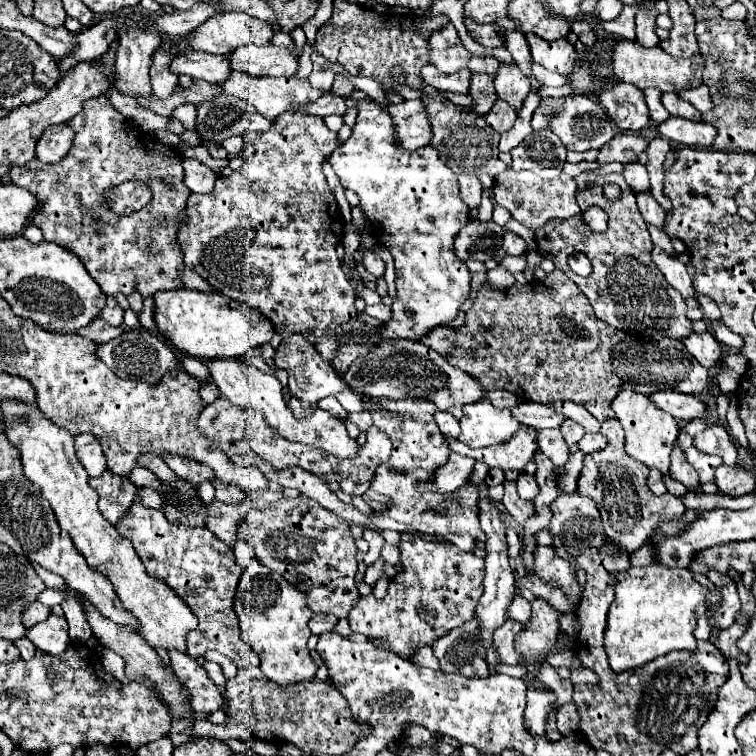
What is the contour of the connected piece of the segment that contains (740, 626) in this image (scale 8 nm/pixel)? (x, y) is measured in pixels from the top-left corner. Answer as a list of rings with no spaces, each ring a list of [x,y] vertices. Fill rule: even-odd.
[[[734,623],[732,627],[726,627],[726,629],[716,629],[714,635],[712,635],[712,641],[714,645],[724,653],[724,657],[736,657],[740,663],[746,663],[746,655],[738,649],[738,639],[744,635],[748,623]]]

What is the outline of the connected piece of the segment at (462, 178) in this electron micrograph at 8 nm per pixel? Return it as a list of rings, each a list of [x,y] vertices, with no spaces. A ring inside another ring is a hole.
[[[460,173],[458,175],[458,183],[460,183],[460,197],[462,197],[462,201],[468,207],[478,207],[480,205],[480,197],[482,197],[482,185],[480,185],[478,177]]]

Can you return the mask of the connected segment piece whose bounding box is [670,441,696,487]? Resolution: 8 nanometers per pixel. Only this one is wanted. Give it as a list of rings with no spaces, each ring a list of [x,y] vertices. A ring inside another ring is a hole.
[[[676,441],[676,445],[674,445],[674,449],[672,449],[672,465],[670,465],[670,469],[672,469],[672,479],[680,481],[680,483],[686,485],[686,487],[696,487],[696,471],[694,471],[694,467],[686,461],[686,455],[684,455],[684,451],[680,449],[678,441]]]

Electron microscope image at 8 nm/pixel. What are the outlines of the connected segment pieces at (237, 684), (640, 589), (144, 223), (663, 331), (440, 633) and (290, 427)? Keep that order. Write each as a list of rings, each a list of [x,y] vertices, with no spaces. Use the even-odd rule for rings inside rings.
[[[250,666],[239,669],[234,679],[226,681],[226,725],[238,737],[232,739],[262,739],[268,743],[288,743],[298,747],[304,753],[328,753],[328,755],[346,755],[356,747],[358,739],[368,735],[370,729],[362,721],[356,721],[348,701],[342,693],[328,681],[304,681],[282,691],[272,685],[259,667]]]
[[[650,565],[650,567],[630,567],[622,573],[616,573],[616,599],[608,609],[608,623],[604,631],[604,649],[608,655],[608,663],[614,673],[632,671],[644,663],[654,661],[670,651],[696,649],[694,629],[696,629],[696,605],[706,603],[708,589],[702,587],[688,569],[672,569],[666,565]]]
[[[104,97],[84,101],[82,111],[68,119],[66,125],[74,129],[74,143],[62,161],[42,163],[32,159],[22,167],[10,169],[10,181],[28,189],[38,199],[32,223],[42,229],[46,241],[78,255],[107,296],[138,291],[142,297],[148,297],[158,289],[180,289],[178,269],[182,269],[184,261],[180,243],[176,241],[176,213],[184,211],[186,199],[190,197],[182,181],[184,169],[180,155],[174,147],[162,145],[148,137],[138,125],[120,117]],[[130,179],[152,183],[154,203],[148,203],[128,217],[114,215],[102,205],[102,193],[108,191],[112,183]]]
[[[612,173],[602,177],[592,189],[578,191],[576,197],[580,205],[580,215],[568,217],[568,221],[548,221],[544,229],[536,231],[536,243],[542,257],[550,257],[556,267],[562,267],[568,277],[584,291],[590,299],[594,313],[604,323],[624,329],[626,333],[638,333],[648,337],[668,335],[674,339],[682,339],[692,331],[692,323],[686,317],[686,303],[682,295],[664,279],[660,269],[652,263],[650,251],[652,241],[646,229],[646,223],[636,209],[636,195],[628,189],[624,177]],[[616,183],[620,187],[620,199],[612,201],[604,197],[604,185]],[[590,207],[600,207],[608,215],[608,229],[604,233],[590,231],[584,223],[582,213]],[[572,253],[584,253],[592,263],[592,273],[588,277],[578,277],[568,269],[566,259]]]
[[[400,533],[400,571],[388,581],[388,591],[382,599],[376,599],[372,593],[362,597],[358,605],[350,611],[348,621],[354,633],[366,635],[370,641],[382,641],[384,649],[388,645],[390,653],[412,661],[416,651],[424,645],[432,645],[436,639],[444,637],[450,629],[470,621],[474,617],[476,601],[482,593],[482,579],[484,579],[484,559],[476,553],[460,551],[452,543],[432,543],[424,541],[420,535],[414,533]]]
[[[212,359],[212,361],[204,361],[204,365],[208,367],[208,373],[210,373],[212,381],[218,385],[222,397],[228,397],[232,403],[236,403],[240,407],[252,407],[256,411],[262,411],[268,425],[272,425],[284,439],[298,441],[304,445],[314,445],[340,459],[358,455],[358,449],[360,449],[358,443],[348,437],[344,423],[336,417],[332,417],[328,411],[318,409],[318,411],[314,411],[314,417],[306,417],[306,419],[292,417],[292,411],[286,407],[286,401],[282,397],[282,385],[272,373],[264,373],[264,371],[256,369],[254,365],[244,363],[242,359]]]

